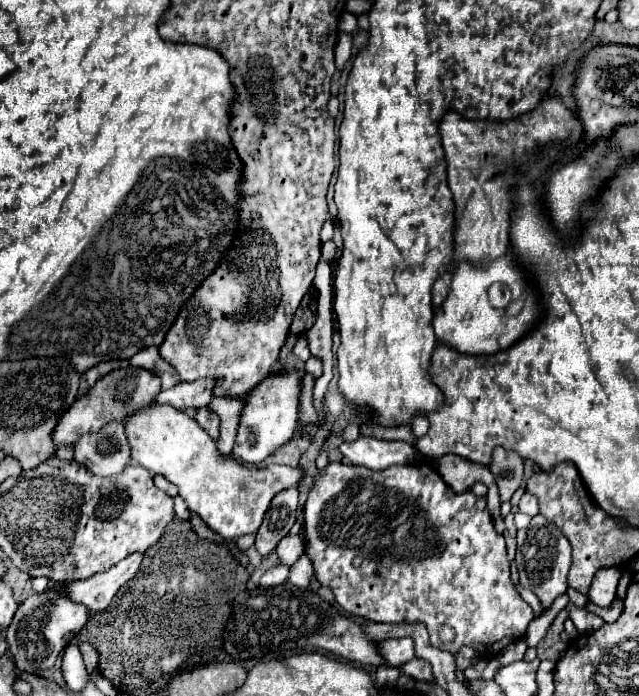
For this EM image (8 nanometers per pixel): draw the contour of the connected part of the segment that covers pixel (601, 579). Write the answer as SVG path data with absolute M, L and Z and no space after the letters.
M618 567L598 571L598 575L594 575L594 583L590 587L588 599L600 607L610 607L612 601L616 599L616 587L620 579L622 579L622 571Z

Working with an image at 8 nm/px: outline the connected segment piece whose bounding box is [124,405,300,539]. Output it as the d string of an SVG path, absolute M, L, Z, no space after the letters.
M150 405L132 415L124 427L132 447L132 459L150 473L164 475L174 483L188 509L224 539L256 533L272 497L282 489L296 487L300 481L298 469L286 465L254 469L238 463L230 455L222 455L206 431L190 415L174 407Z

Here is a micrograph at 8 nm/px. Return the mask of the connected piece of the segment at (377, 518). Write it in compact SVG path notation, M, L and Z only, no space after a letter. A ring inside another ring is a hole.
M428 461L410 463L410 465L394 465L394 467L388 467L382 473L370 471L366 467L352 467L352 465L346 465L346 463L328 463L324 469L316 469L312 491L308 493L308 499L304 503L304 539L306 539L306 545L304 545L306 549L304 551L306 551L308 559L314 565L314 575L318 579L318 583L332 589L332 593L336 597L336 603L344 611L348 611L352 615L360 615L360 617L376 621L376 623L422 621L428 627L430 643L438 649L456 653L462 645L470 645L478 653L486 653L486 657L496 657L506 645L510 645L516 639L522 639L524 633L526 633L528 623L534 619L534 613L532 613L530 605L520 597L514 583L510 581L510 567L508 567L508 561L506 561L504 537L494 531L492 517L486 509L486 499L476 497L472 491L466 491L466 493L450 491L450 487L446 487L444 479L438 475L436 467ZM442 623L452 625L454 631L456 631L456 639L450 645L442 645L440 639L438 639L438 629L440 629Z

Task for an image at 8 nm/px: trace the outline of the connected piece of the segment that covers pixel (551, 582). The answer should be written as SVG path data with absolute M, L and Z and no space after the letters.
M542 515L532 517L530 525L524 529L518 529L518 553L516 553L516 567L520 573L520 583L530 589L542 603L544 609L552 605L552 601L566 593L566 575L570 569L570 543L560 533L558 527L554 527L548 519Z

